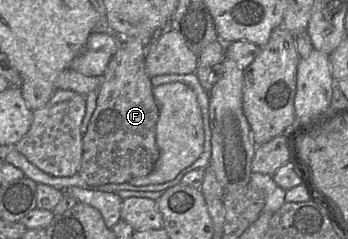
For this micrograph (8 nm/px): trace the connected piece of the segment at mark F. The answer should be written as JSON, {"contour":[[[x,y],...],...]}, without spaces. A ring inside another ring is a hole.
{"contour":[[[165,30],[134,37],[120,37],[119,47],[102,76],[96,109],[83,135],[83,153],[78,174],[90,186],[128,183],[150,174],[159,158],[156,143],[158,105],[145,72],[146,57]]]}

